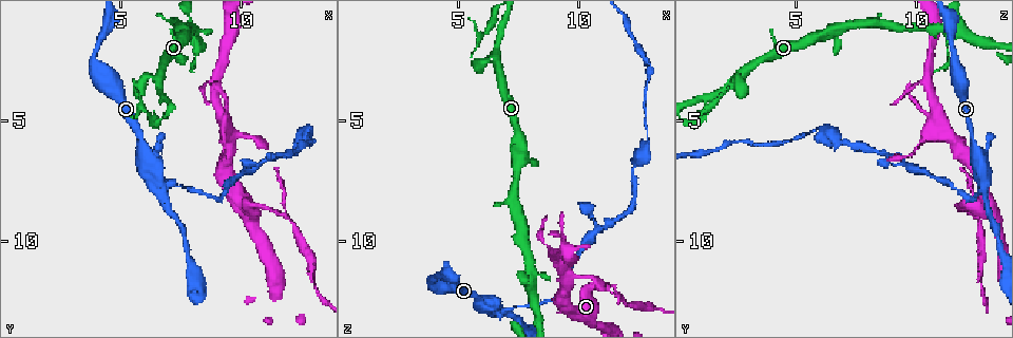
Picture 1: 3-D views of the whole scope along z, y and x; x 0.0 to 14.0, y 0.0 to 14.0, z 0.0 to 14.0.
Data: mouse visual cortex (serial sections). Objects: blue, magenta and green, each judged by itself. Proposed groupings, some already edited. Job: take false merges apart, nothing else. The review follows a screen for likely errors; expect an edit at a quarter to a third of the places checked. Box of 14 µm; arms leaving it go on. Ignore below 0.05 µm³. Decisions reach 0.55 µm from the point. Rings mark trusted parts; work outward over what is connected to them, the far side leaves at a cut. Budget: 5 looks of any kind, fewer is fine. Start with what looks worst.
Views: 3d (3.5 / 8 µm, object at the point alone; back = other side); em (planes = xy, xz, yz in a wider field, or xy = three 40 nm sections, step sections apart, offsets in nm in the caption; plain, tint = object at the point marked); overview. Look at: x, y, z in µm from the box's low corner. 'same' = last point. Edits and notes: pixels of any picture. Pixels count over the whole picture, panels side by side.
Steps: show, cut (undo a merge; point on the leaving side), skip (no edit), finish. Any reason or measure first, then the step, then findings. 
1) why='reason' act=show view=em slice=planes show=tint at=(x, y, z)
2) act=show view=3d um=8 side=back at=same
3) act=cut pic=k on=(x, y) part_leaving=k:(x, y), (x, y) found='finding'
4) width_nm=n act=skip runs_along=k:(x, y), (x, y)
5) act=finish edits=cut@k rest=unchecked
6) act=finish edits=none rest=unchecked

why='narrows sharply' act=show view=3d um=3.5 at=(6.1, 4.7, 1.3)

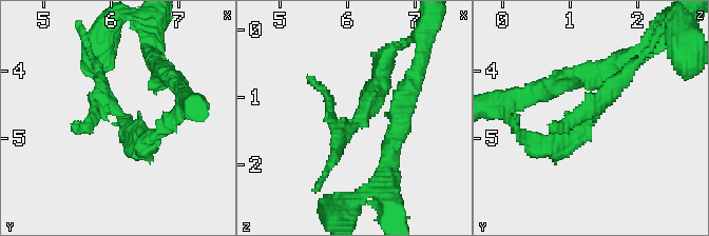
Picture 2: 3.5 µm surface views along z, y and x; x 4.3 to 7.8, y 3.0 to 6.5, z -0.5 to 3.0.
why='shape alone is not enough' act=show view=em slice=xy step=3 show=tint at=(6.15, 4.65, 1.40)

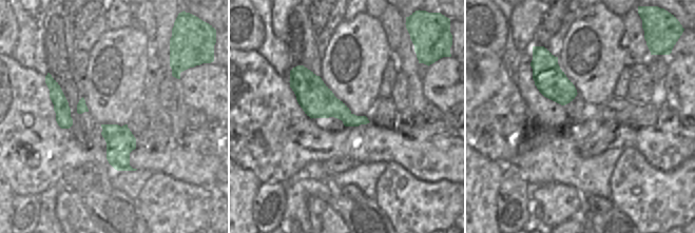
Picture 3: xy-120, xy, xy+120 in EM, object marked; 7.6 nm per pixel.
act=cut pic=2 on=(611, 89) part_leaving=2:(356, 125), (339, 134), (320, 182) found='a second cell is stuck on'

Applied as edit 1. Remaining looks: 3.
why='thick turns thin' act=show view=3d um=3.5 at=(9.4, 4.6, 10.3)

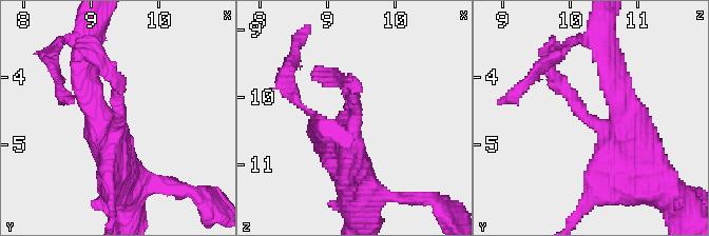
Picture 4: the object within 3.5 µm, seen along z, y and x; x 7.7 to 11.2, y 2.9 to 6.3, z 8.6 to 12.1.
act=show view=em slice=xy step=1 show=tint at=(9.40, 4.60, 10.25)

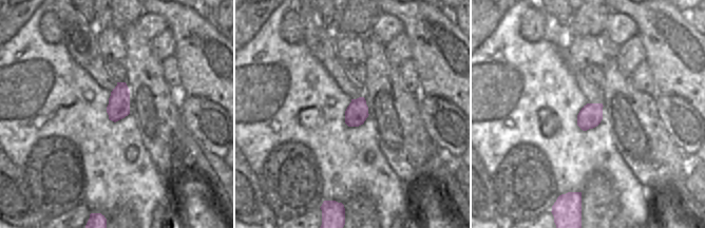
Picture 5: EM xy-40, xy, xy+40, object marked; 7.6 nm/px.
why='cut it another way' act=show view=em slice=xy step=3 show=tint at=same

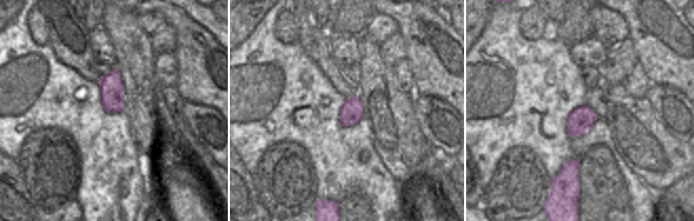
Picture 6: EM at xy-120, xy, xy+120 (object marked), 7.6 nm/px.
act=skip runs_along=4:(636, 152), (585, 116), (553, 61) found='one cell here'

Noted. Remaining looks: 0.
act=finish edits=cut@2 rest=unchecked

